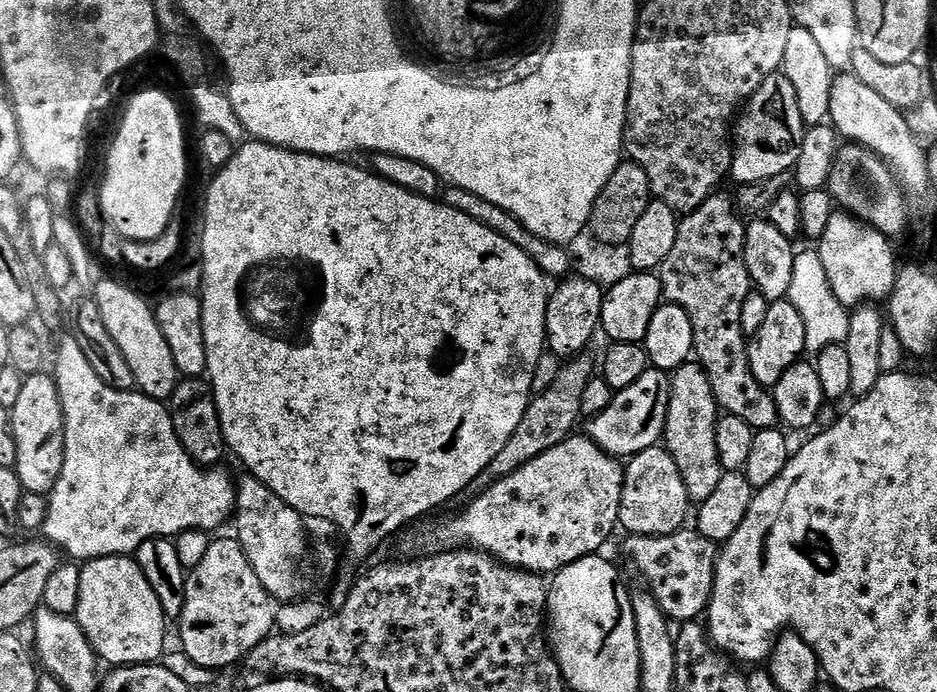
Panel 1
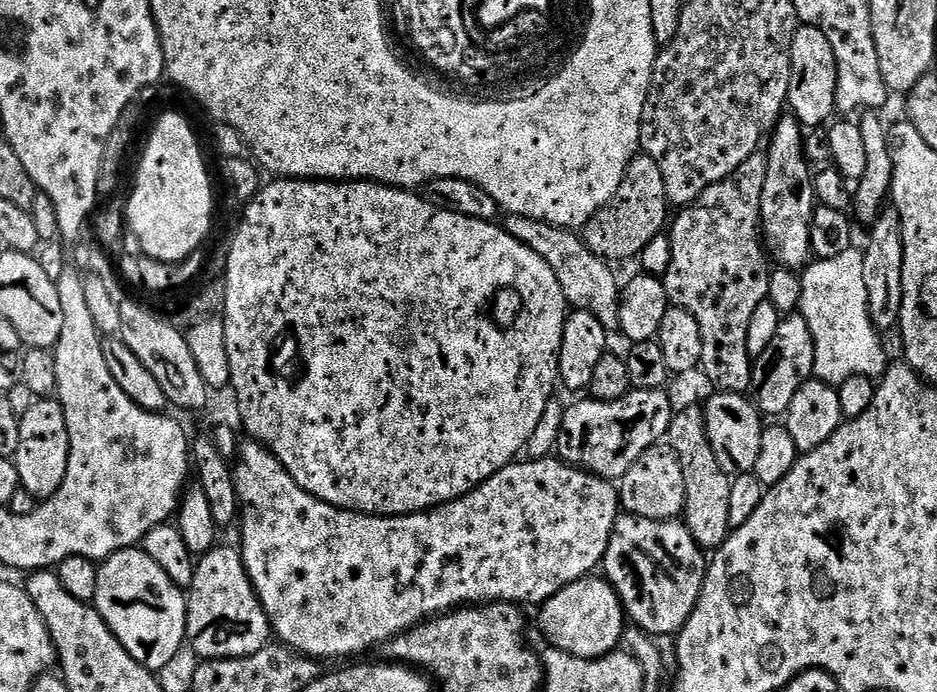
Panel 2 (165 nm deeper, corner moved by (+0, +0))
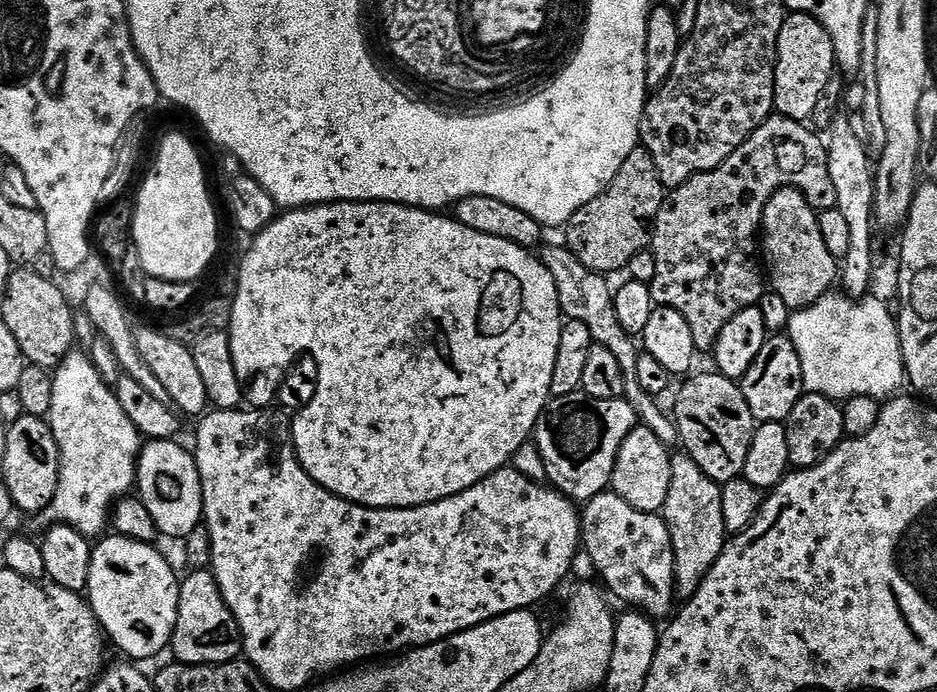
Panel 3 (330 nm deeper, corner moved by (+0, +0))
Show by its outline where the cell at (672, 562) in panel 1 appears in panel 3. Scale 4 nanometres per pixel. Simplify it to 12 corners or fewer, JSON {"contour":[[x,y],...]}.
{"contour":[[617,492],[583,505],[603,587],[653,618],[676,596],[663,515]]}

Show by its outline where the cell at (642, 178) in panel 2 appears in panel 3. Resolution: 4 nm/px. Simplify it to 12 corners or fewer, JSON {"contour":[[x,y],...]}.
{"contour":[[642,146],[568,221],[592,272],[627,269],[649,247],[666,189]]}

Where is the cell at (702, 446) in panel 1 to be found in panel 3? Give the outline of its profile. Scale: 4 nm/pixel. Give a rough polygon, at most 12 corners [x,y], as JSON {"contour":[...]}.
{"contour":[[672,456],[662,509],[676,596],[690,598],[726,543],[724,493]]}

